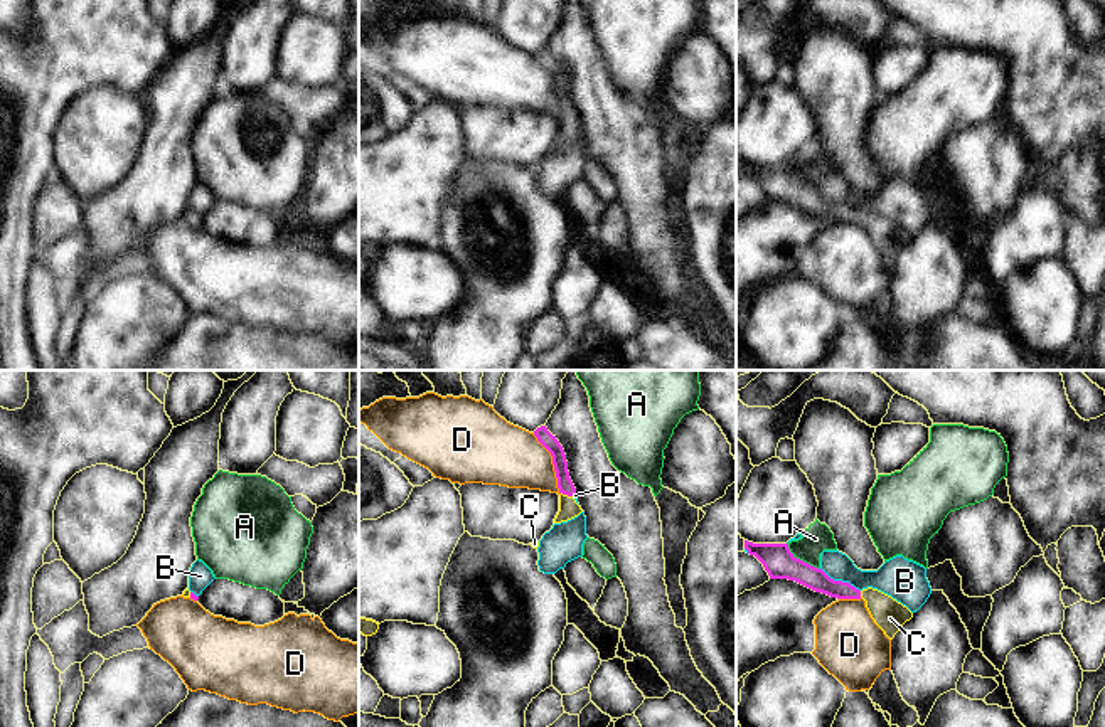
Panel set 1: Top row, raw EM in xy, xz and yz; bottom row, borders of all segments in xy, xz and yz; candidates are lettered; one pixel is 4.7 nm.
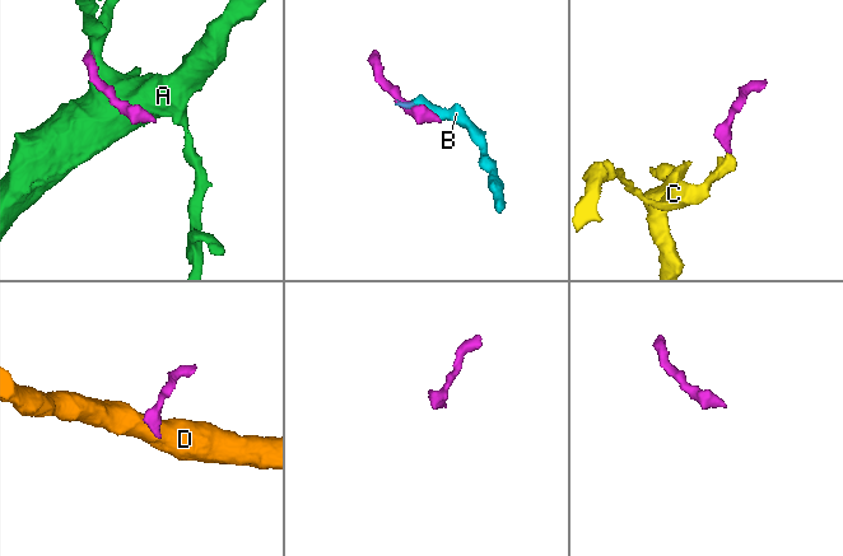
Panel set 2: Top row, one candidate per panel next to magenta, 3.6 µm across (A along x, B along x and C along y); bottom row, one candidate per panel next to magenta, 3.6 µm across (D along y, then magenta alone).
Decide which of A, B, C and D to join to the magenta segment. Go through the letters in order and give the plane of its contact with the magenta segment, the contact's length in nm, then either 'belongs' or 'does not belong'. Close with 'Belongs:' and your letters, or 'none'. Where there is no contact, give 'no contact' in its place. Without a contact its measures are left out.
A: yz | 200 nm | does not belong
B: yz | 220 nm | does not belong
C: xz | 60 nm | belongs
D: xz | 320 nm | does not belong
Belongs: C

